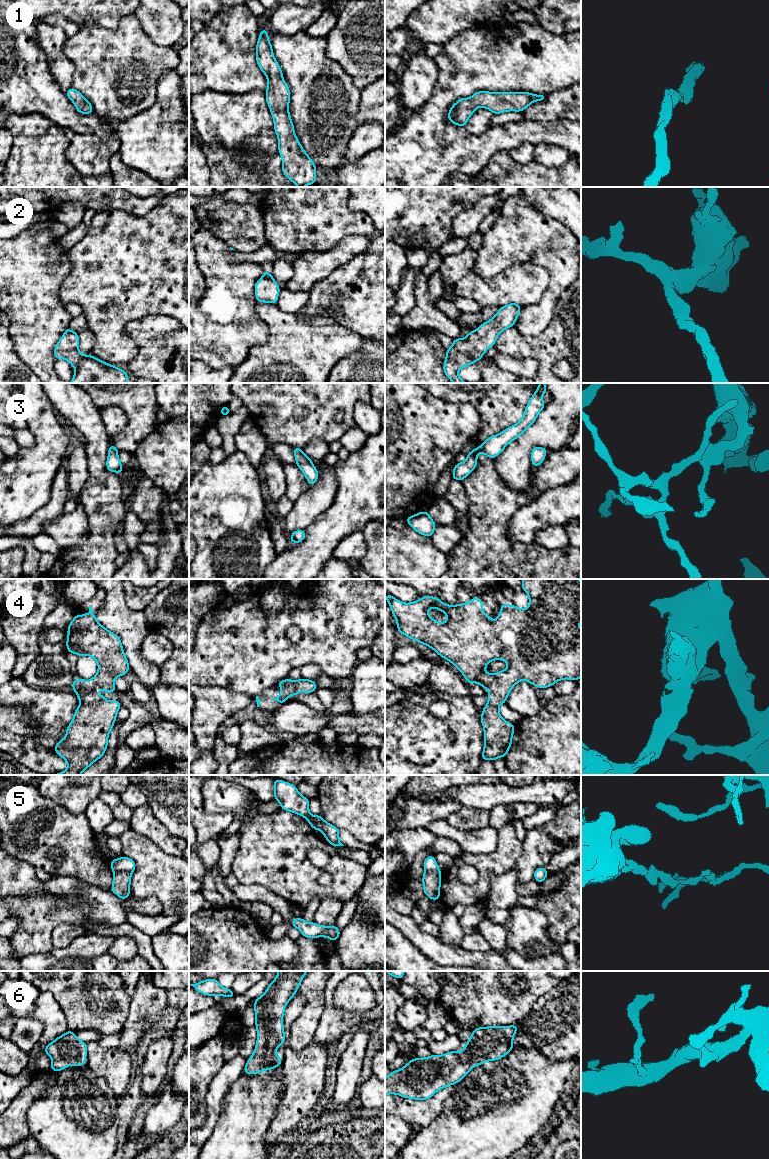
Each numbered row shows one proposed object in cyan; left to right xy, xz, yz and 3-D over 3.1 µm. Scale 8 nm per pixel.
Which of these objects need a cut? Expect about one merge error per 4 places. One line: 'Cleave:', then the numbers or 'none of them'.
Cleave: 5

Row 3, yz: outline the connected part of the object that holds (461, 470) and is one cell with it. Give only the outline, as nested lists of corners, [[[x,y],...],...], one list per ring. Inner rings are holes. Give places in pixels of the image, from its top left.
[[[540,383],[525,408],[523,418],[517,424],[512,425],[497,435],[489,437],[479,447],[467,452],[467,459],[454,466],[452,479],[462,481],[466,478],[476,468],[477,455],[479,453],[484,453],[489,458],[496,458],[510,442],[524,433],[535,422],[538,414],[545,407],[542,396],[546,391],[545,383]]]

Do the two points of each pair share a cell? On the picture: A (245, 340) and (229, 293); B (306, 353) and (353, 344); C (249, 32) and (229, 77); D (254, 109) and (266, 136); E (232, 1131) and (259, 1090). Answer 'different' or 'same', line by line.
A: same
B: same
C: same
D: different
E: same

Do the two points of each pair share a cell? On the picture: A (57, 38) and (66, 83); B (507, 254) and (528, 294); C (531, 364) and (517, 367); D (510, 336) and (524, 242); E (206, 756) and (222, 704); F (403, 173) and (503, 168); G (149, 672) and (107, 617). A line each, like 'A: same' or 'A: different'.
A: same
B: different
C: same
D: different
E: same
F: different
G: same

